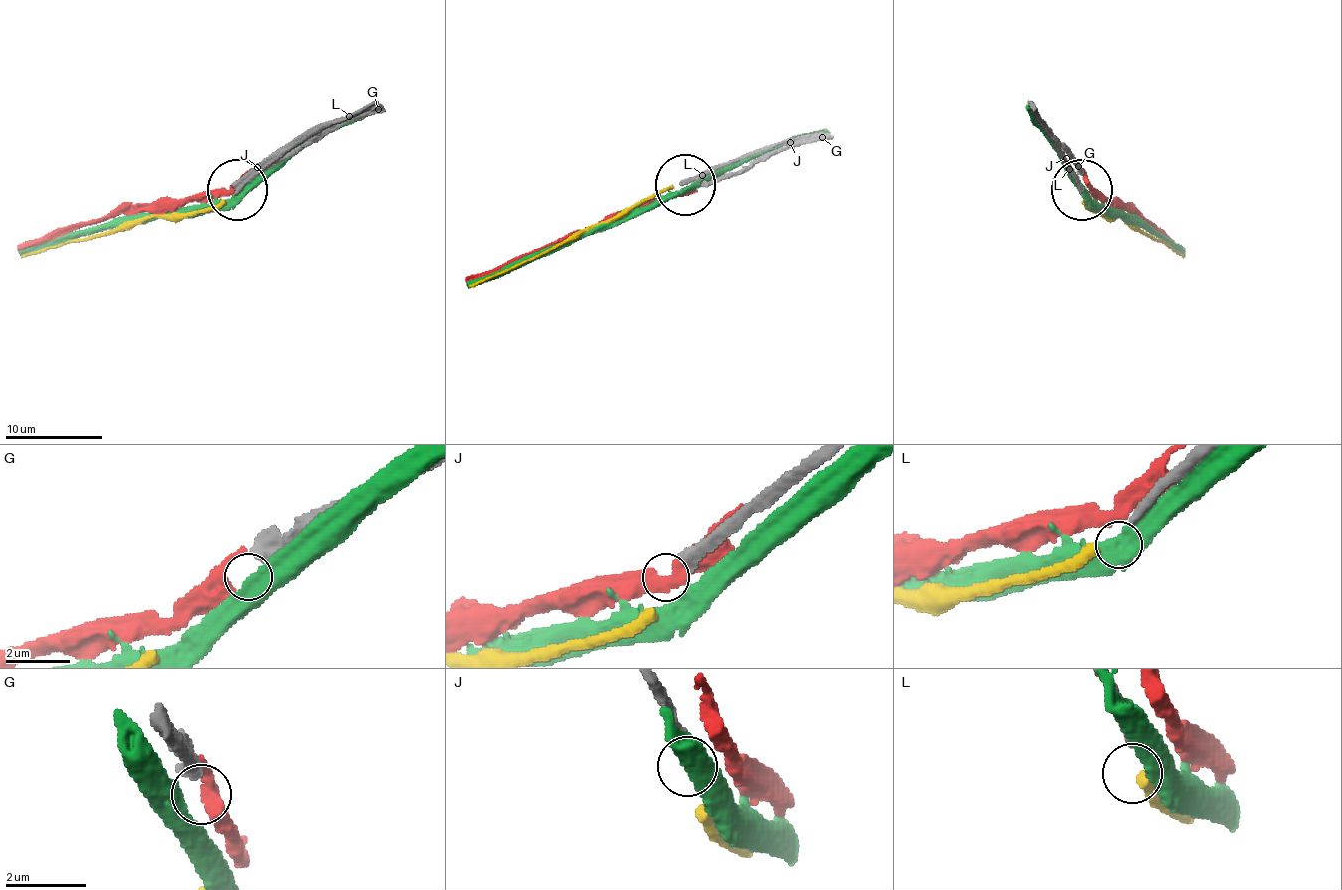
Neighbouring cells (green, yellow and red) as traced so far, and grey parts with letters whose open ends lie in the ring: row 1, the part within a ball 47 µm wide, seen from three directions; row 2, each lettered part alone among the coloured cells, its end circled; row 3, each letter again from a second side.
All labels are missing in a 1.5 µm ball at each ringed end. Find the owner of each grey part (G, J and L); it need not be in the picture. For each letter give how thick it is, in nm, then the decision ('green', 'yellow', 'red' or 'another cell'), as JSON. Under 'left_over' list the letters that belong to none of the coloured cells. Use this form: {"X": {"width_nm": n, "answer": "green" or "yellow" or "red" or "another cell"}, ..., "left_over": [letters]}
{"G": {"width_nm": 480, "answer": "red"}, "J": {"width_nm": 400, "answer": "another cell"}, "L": {"width_nm": 240, "answer": "yellow"}, "left_over": ["J"]}

